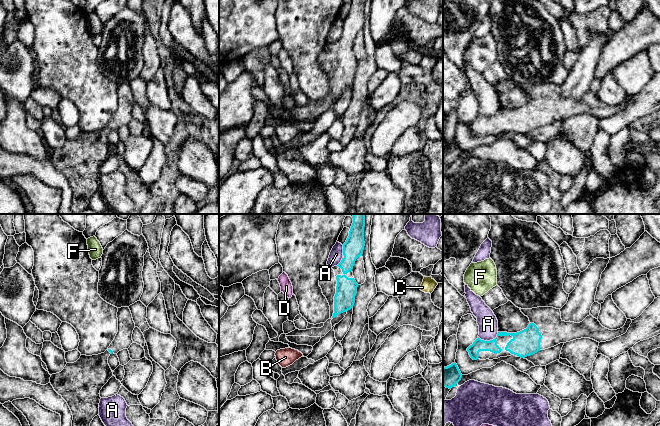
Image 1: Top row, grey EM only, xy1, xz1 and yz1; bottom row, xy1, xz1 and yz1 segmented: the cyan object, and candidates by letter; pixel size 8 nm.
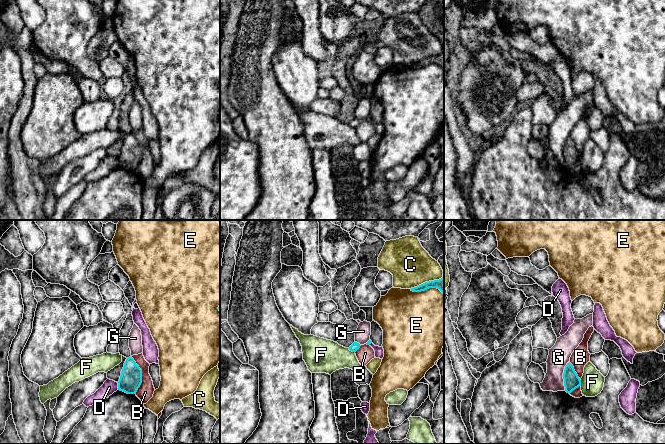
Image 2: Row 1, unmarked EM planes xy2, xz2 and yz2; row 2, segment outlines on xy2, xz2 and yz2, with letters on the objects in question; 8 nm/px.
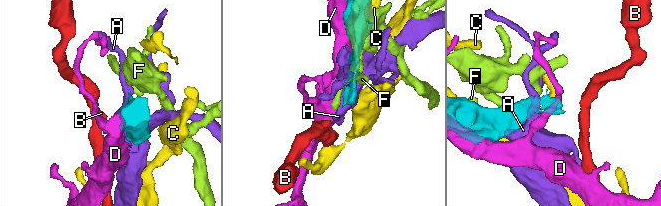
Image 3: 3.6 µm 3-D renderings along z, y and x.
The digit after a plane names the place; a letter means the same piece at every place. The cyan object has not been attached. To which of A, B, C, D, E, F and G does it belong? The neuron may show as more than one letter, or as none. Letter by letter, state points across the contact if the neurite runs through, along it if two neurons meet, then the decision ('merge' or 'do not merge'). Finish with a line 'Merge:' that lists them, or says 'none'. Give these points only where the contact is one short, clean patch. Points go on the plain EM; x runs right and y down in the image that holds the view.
A: along yz1 (478, 112), (484, 116), (495, 114) | do not merge
B: along xy2 (131, 132), (141, 146), (141, 160), (136, 169) | do not merge
C: do not merge
D: do not merge
E: do not merge
F: along xz2 (348, 124), (354, 128) | do not merge
G: along yz2 (569, 138), (565, 142), (563, 149), (565, 166) | do not merge
Merge: none

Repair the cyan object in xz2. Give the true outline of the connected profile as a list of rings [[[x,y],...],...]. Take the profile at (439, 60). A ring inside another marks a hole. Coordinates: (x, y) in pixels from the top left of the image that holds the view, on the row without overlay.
[[[444,53],[439,56],[425,58],[417,63],[411,64],[413,68],[425,67],[429,64],[437,64],[444,70]]]

